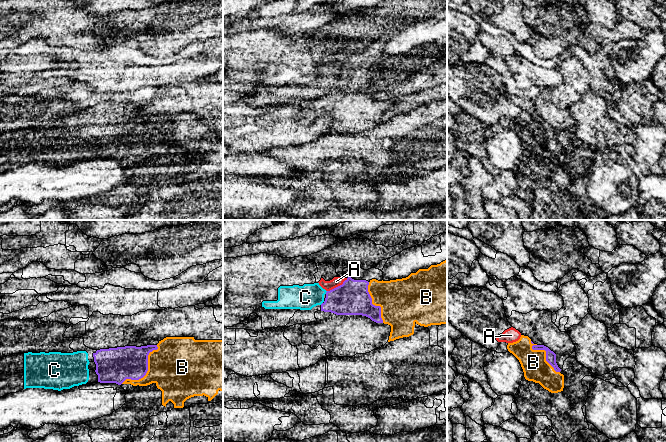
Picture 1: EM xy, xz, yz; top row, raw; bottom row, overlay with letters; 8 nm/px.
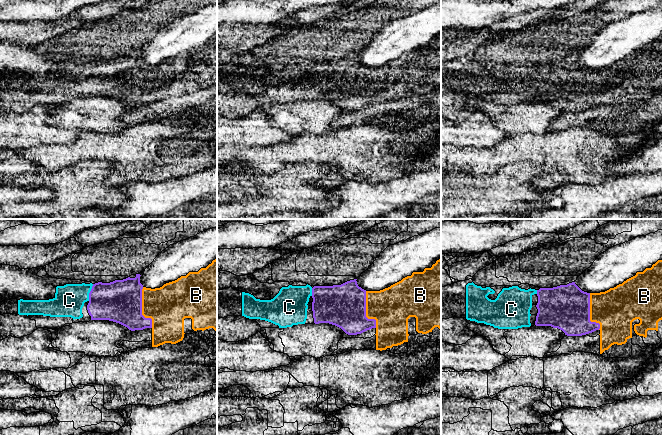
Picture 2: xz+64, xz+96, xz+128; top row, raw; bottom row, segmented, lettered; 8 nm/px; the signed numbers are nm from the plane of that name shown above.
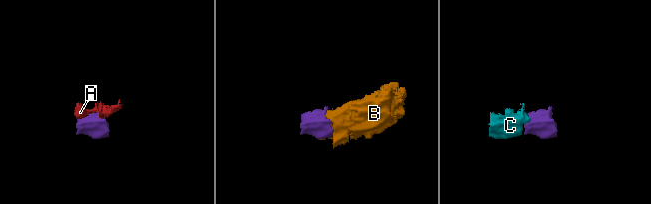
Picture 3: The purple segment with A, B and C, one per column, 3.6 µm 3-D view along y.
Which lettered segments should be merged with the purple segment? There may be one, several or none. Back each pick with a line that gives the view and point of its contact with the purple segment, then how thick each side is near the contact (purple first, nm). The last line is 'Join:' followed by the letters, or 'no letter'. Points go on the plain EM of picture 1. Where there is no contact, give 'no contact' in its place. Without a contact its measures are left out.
B: xy (147, 146) | 280/440 nm
C: xz (322, 79) | 280/200 nm
Join: B, C

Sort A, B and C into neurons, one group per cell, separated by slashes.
A / B C

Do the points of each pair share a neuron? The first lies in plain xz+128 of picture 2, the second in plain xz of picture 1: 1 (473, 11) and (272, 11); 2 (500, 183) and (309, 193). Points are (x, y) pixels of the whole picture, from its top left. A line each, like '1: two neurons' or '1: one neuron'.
1: one neuron
2: one neuron

